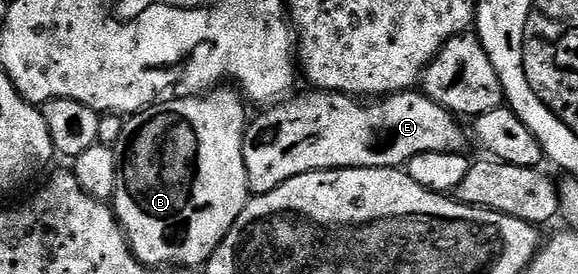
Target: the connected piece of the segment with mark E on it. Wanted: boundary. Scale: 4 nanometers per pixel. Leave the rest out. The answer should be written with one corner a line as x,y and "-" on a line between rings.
416,89
368,102
357,101
339,91
317,90
312,94
316,95
285,98
261,110
264,112
247,124
244,160
252,195
270,193
290,181
290,177
311,171
340,171
343,167
403,168
418,153
463,152
470,143
465,128
464,131
460,128
461,120

